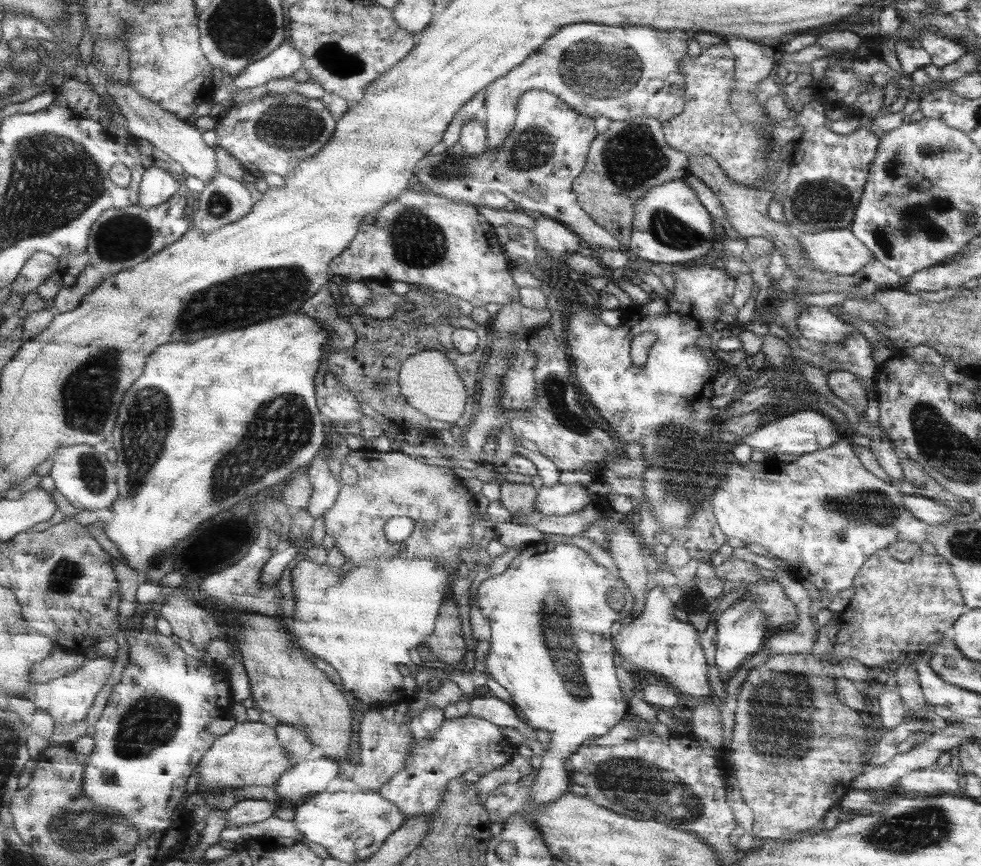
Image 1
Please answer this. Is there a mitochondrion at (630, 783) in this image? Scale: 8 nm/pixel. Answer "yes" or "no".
yes

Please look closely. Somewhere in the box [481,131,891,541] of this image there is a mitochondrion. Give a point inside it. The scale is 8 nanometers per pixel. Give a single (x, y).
(825, 201)

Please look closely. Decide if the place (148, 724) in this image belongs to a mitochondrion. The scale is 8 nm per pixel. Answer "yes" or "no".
yes

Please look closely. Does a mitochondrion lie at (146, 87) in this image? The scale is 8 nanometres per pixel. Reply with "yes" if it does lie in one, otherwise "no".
no

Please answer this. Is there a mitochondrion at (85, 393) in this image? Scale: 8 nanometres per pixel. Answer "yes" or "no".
yes

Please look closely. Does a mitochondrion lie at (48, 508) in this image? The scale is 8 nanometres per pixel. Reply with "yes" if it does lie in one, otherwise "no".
no

